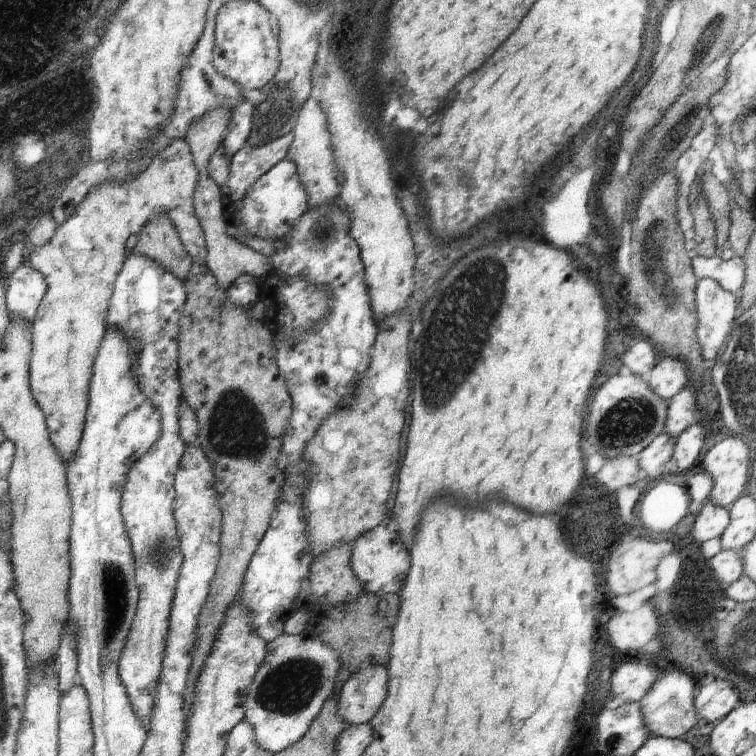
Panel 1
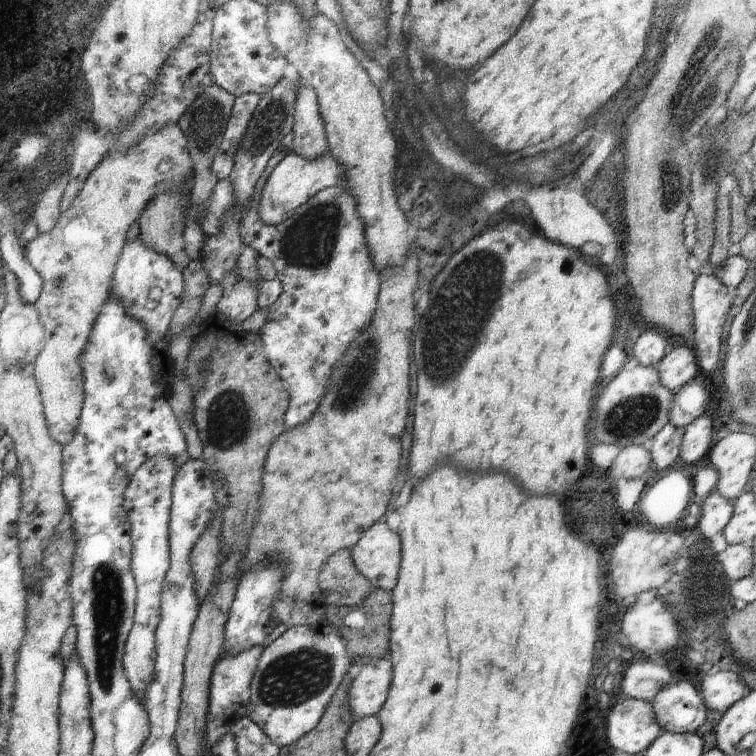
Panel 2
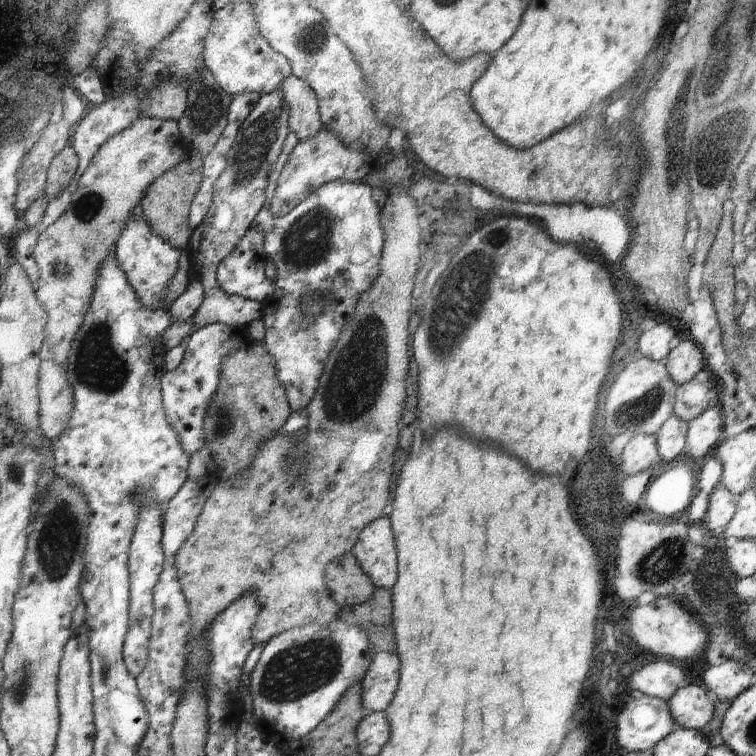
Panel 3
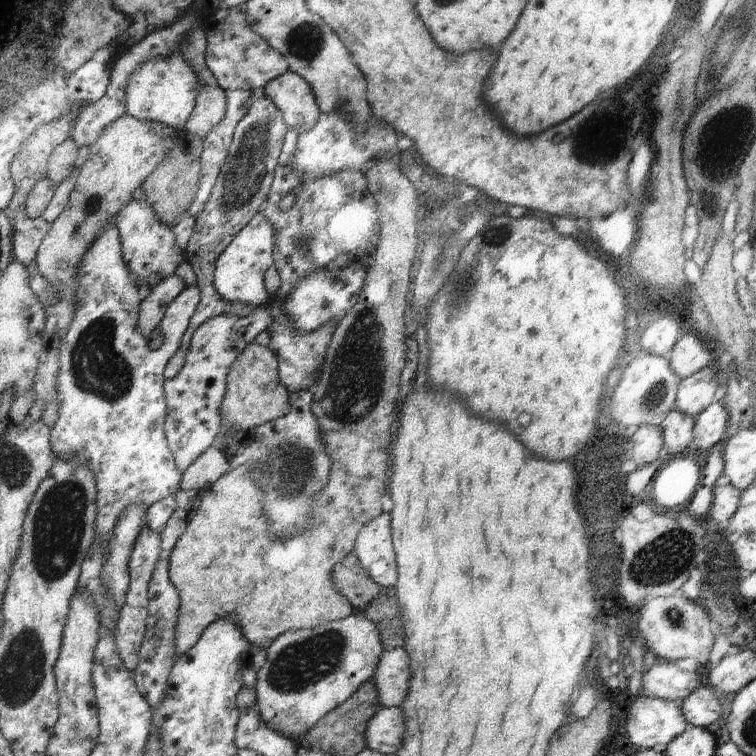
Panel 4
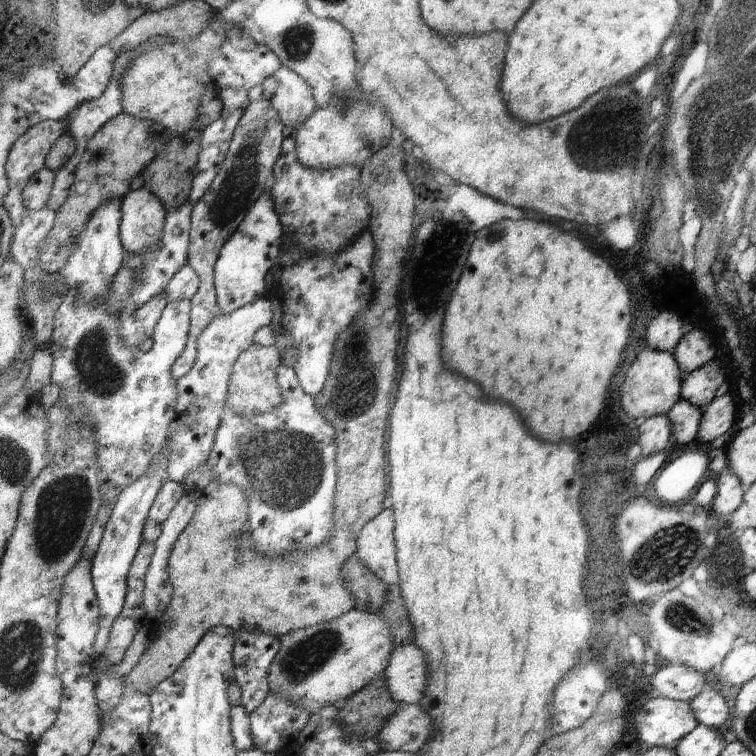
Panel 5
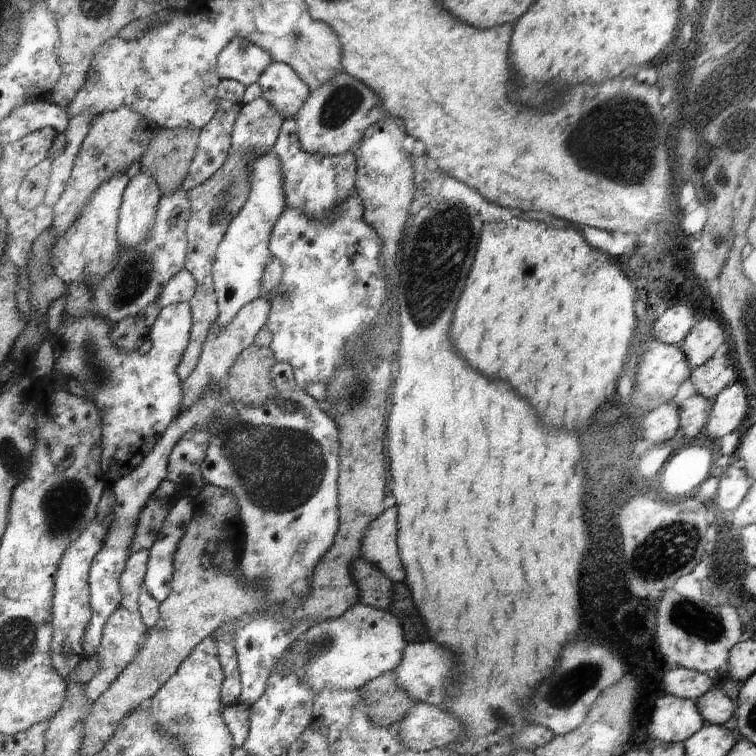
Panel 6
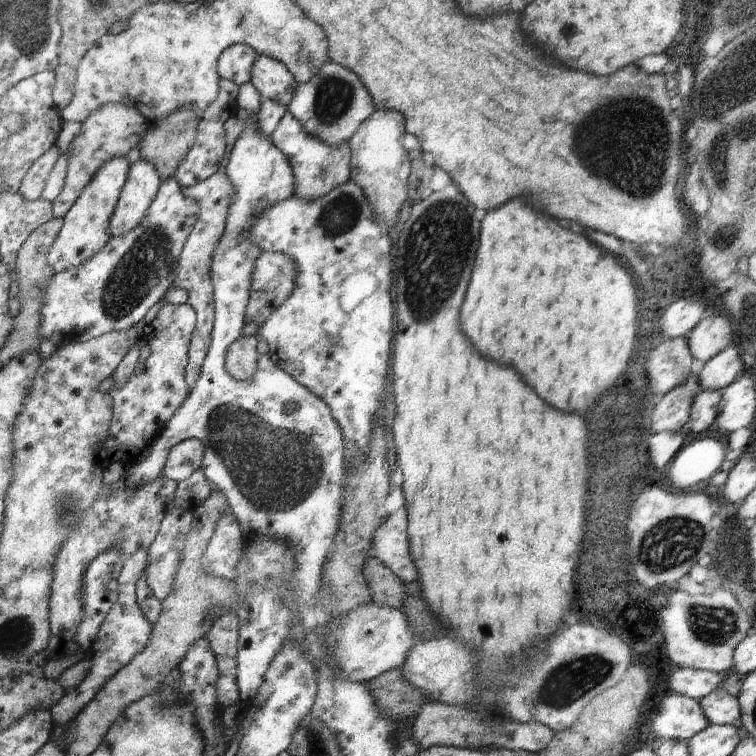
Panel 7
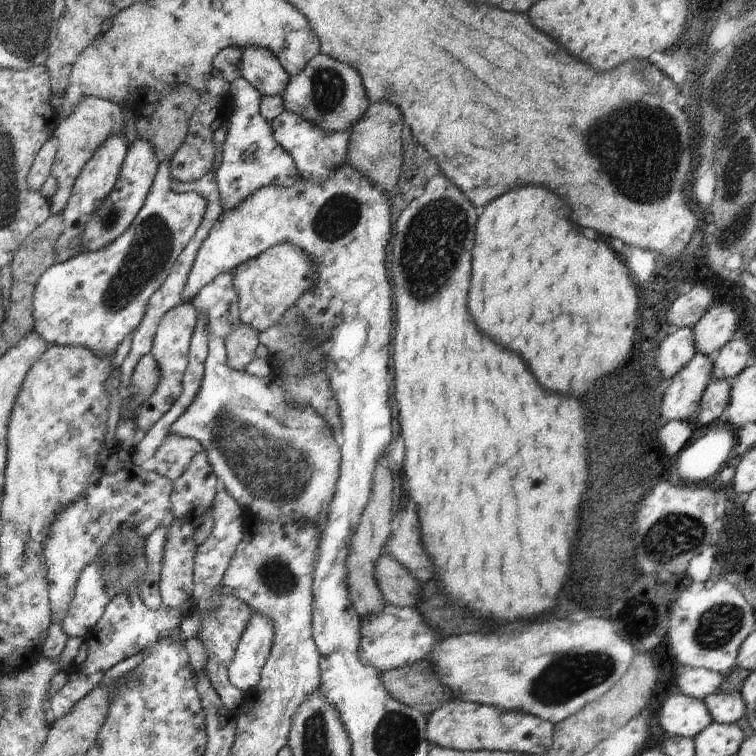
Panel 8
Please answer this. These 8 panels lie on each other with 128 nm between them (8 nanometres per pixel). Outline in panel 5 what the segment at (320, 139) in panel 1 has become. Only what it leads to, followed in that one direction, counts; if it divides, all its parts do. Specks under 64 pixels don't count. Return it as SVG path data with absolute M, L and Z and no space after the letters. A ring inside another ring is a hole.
M284 66L261 85L263 98L276 109L286 127L297 129L317 107L310 85Z

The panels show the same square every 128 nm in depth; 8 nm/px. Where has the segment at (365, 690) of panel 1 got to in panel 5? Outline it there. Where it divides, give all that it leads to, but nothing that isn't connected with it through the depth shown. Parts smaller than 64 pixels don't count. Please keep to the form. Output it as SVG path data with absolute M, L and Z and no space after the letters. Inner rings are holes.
M397 645L382 673L392 700L398 704L417 704L426 686L426 662L420 648Z

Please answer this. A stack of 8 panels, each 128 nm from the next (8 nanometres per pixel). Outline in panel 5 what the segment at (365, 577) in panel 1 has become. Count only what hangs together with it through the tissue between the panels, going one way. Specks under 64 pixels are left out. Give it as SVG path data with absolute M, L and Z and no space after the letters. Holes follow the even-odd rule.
M392 508L369 520L358 535L356 556L387 585L399 584Z

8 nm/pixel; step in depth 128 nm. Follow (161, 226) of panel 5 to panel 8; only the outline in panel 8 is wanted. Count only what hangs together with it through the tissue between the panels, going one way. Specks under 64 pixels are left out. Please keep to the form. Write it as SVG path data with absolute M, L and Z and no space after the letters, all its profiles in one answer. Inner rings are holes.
M137 136L137 139L131 145L128 145L127 149L128 152L121 166L115 187L102 201L97 212L93 212L94 216L87 222L87 227L84 229L83 238L81 239L80 253L103 249L123 232L126 232L144 206L148 193L151 191L159 165L152 145L147 140L140 139Z

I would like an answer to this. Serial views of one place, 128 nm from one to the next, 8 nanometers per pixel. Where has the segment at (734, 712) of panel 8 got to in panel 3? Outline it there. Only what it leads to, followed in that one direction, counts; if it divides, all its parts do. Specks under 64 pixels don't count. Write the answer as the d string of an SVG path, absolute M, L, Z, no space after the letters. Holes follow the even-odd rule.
M702 686L680 687L666 704L675 724L685 729L701 731L714 716L714 698Z

